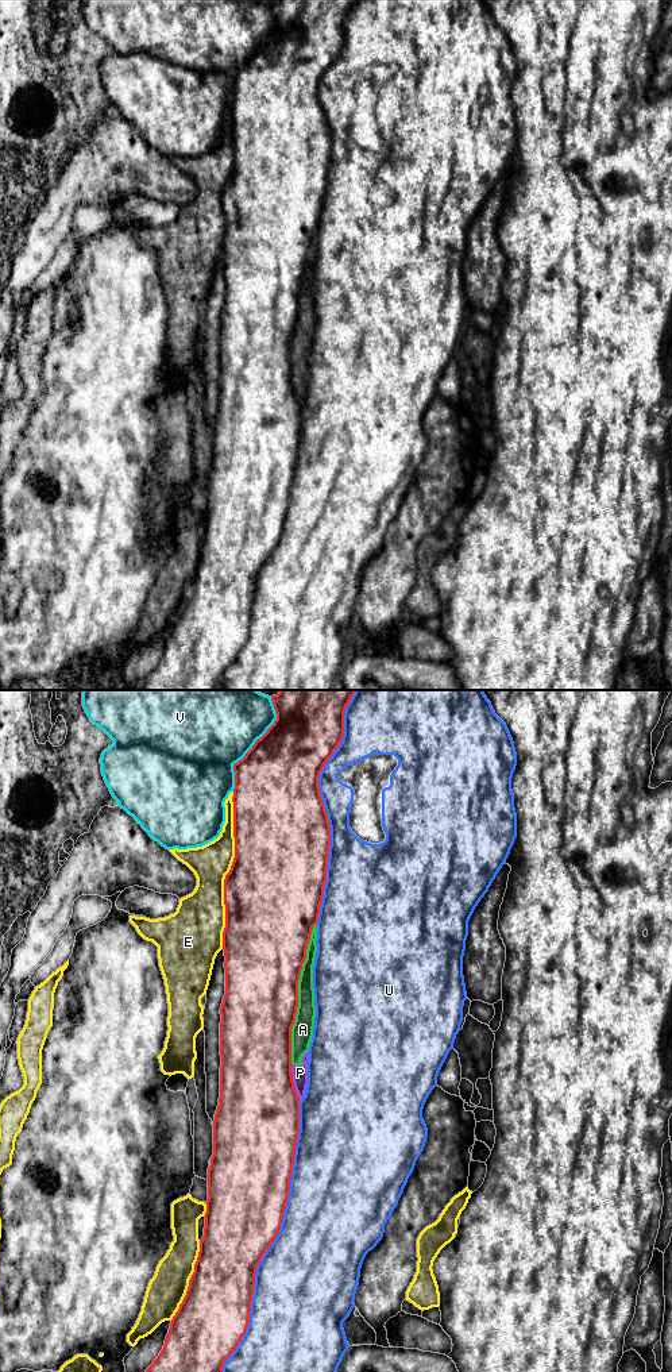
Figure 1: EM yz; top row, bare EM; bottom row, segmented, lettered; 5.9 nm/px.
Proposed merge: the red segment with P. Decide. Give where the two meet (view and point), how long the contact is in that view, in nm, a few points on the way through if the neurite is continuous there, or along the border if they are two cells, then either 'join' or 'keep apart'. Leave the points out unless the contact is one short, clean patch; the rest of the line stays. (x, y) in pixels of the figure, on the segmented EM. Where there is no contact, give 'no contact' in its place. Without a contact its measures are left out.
meets red in yz at (293, 1083); contact 220 nm long; border along yz (292, 1066), (293, 1087), (300, 1101); keep apart

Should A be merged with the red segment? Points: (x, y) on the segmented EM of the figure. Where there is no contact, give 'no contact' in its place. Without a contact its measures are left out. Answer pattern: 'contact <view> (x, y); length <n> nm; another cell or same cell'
contact yz (297, 994); length 850 nm; another cell

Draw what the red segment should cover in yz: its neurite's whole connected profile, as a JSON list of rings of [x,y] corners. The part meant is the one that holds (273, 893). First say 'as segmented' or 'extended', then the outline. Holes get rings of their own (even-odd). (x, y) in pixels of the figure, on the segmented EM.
as segmented | [[[281,690],[277,695],[271,697],[277,720],[267,732],[255,741],[246,756],[233,764],[235,789],[232,802],[235,858],[224,879],[225,928],[223,932],[223,949],[225,956],[225,995],[220,1007],[220,1098],[213,1121],[213,1155],[206,1179],[208,1200],[206,1213],[204,1215],[204,1237],[200,1241],[200,1252],[186,1295],[171,1319],[163,1349],[146,1372],[223,1372],[225,1360],[236,1350],[248,1327],[256,1267],[279,1234],[290,1191],[290,1179],[300,1132],[300,1098],[294,1088],[291,1075],[291,1028],[298,1007],[298,980],[302,964],[306,959],[312,929],[318,922],[331,847],[331,826],[320,795],[318,776],[328,759],[343,740],[344,712],[355,691],[356,690]]]

